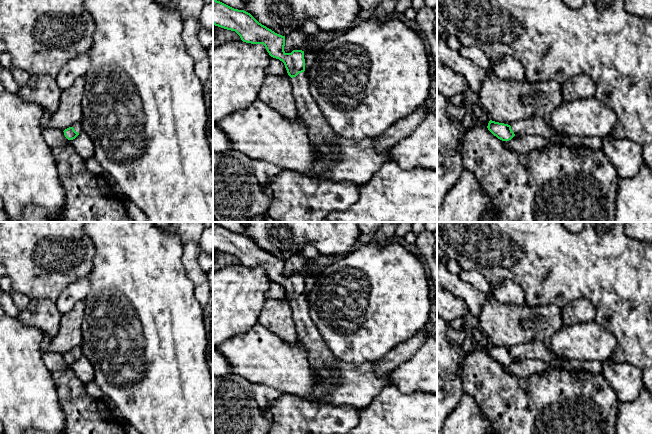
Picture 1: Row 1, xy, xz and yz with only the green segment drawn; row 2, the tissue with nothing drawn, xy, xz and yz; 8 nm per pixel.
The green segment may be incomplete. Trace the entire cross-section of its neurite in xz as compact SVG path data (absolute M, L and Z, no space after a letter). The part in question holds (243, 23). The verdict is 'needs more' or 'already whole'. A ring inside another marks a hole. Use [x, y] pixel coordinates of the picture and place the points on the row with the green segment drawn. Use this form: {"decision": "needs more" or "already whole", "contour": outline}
{"decision": "needs more", "contour": "M213 0L213 24L235 31L243 42L263 44L271 57L284 63L291 77L298 116L305 122L311 143L323 154L323 158L314 167L316 179L349 181L361 186L369 182L384 163L390 161L391 149L377 152L371 139L352 141L332 130L309 91L304 51L286 53L285 36L262 25L250 13L217 0ZM329 143L337 143L340 147L335 162L330 157Z"}

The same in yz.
{"decision": "needs more", "contour": "M540 116L519 120L511 125L490 120L488 130L502 141L509 141L514 136L539 135L545 138L552 138L559 133L547 124Z"}

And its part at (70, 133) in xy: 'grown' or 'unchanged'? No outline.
grown

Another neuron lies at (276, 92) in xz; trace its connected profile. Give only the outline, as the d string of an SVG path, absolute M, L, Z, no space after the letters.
M288 73L281 77L266 75L257 100L265 103L285 118L297 117L298 111L290 80Z

